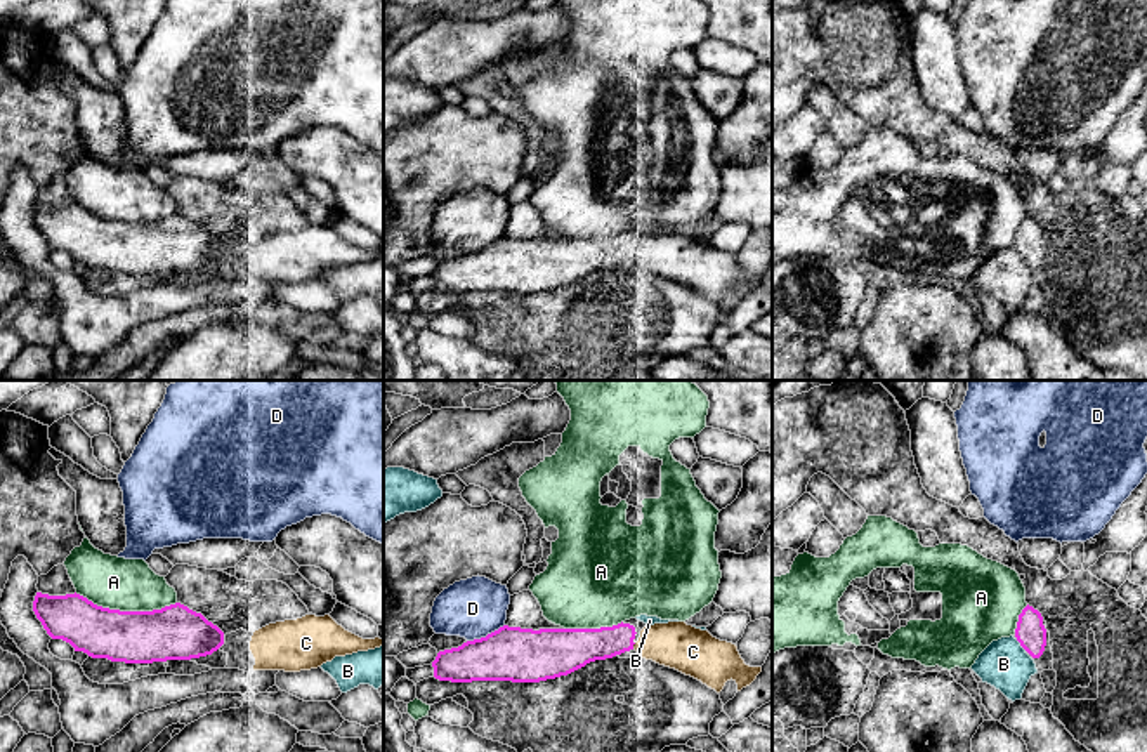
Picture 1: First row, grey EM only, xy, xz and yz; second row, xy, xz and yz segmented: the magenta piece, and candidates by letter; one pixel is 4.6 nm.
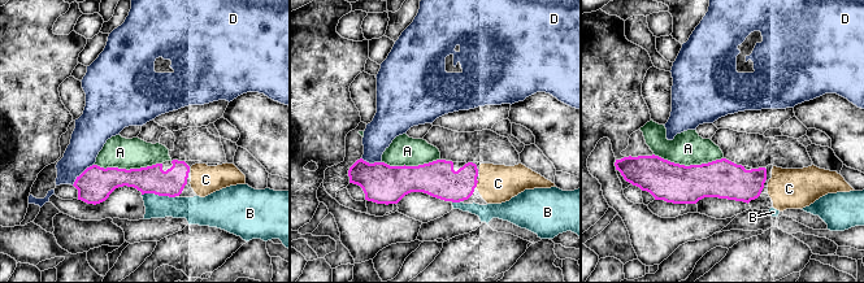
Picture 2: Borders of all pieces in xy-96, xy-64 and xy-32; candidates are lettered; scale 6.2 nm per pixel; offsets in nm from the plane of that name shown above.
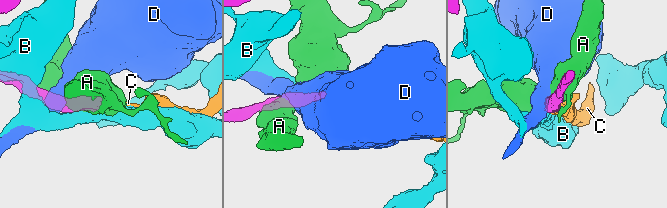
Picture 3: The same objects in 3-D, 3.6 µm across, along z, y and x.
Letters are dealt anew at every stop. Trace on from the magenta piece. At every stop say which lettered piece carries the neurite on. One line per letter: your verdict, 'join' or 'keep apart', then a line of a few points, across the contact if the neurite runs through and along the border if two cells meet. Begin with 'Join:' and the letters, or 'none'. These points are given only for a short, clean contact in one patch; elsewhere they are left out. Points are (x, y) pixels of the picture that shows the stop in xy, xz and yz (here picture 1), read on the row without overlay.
Join: C
A: keep apart
B: keep apart
C: join
D: keep apart

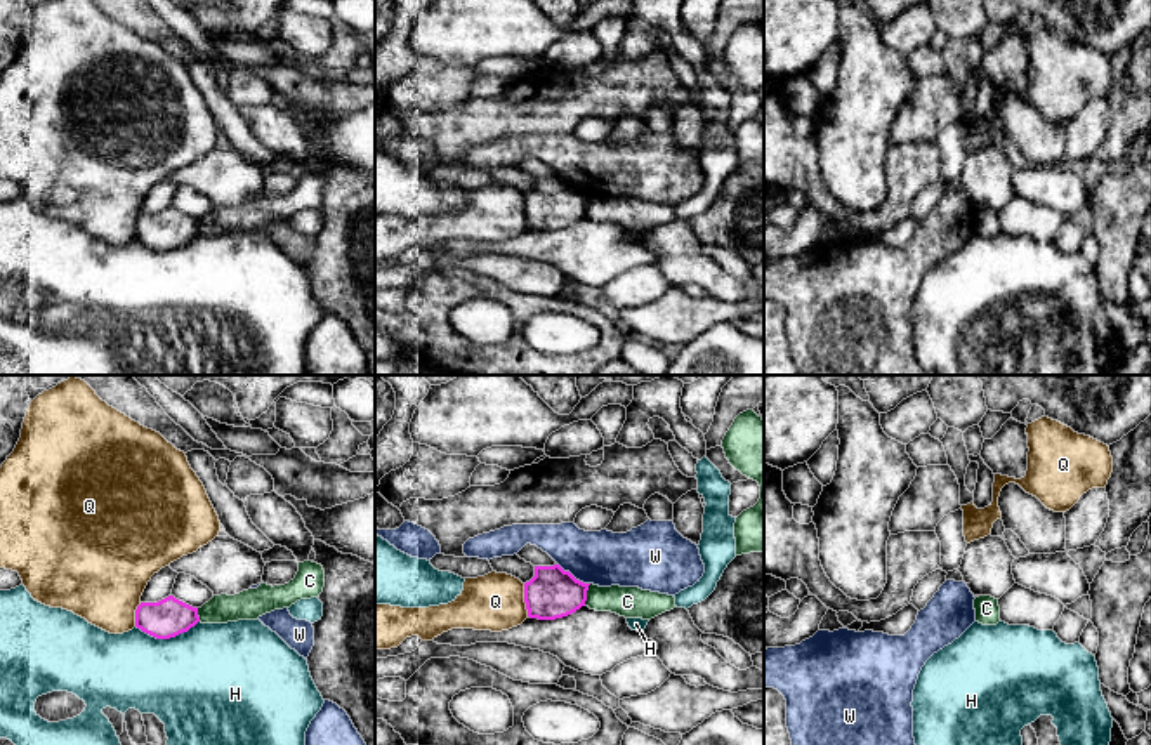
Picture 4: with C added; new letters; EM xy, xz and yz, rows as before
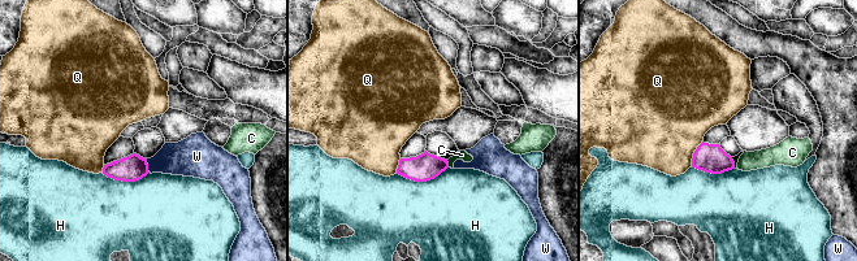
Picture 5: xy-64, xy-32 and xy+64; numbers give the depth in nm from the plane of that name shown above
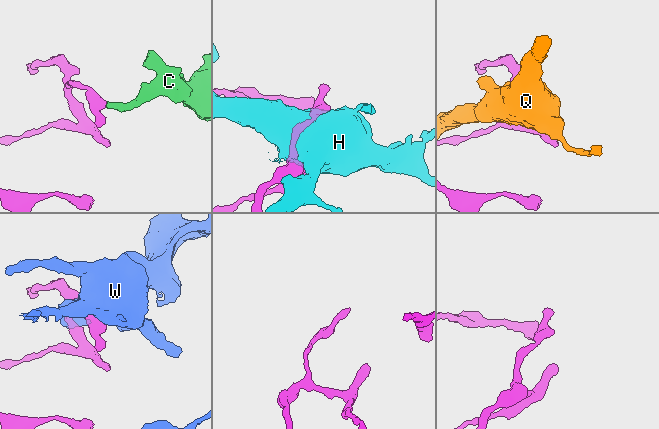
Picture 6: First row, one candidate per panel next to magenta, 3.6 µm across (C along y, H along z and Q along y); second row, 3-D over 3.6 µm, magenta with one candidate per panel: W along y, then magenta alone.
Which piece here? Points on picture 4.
Join: none
C: keep apart | xz (591, 195), (584, 216)
H: keep apart
Q: keep apart
W: keep apart

